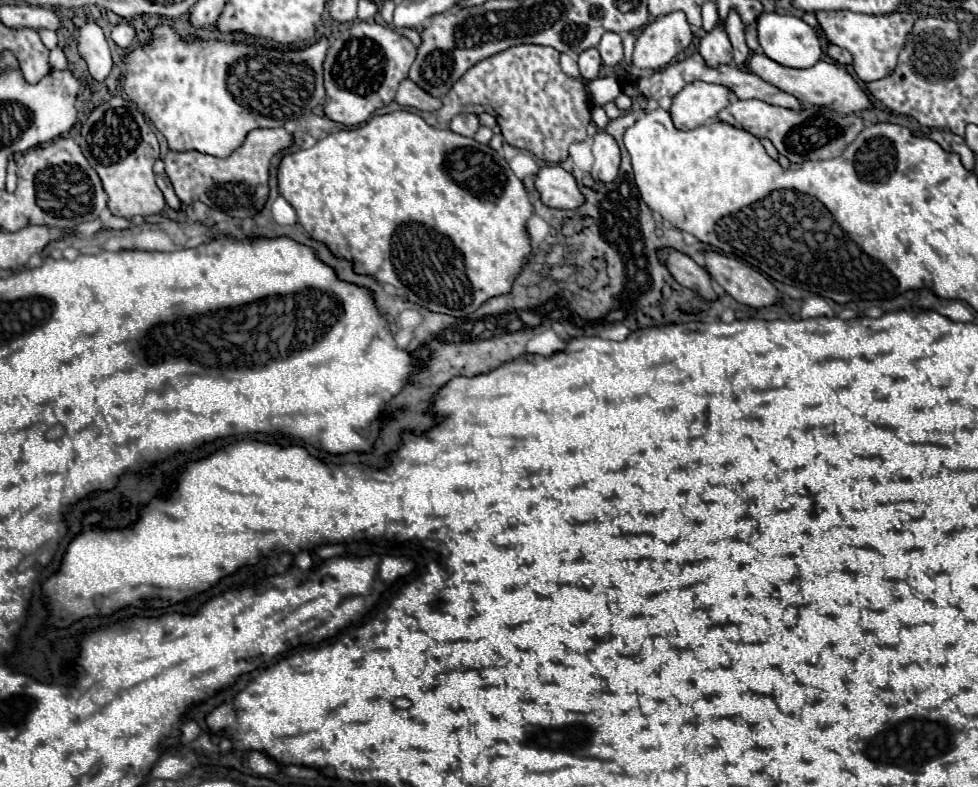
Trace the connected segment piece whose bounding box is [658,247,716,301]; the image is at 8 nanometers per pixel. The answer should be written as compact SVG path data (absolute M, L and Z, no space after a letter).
M662 247L658 251L658 259L660 259L660 263L664 263L664 267L668 267L670 275L682 287L696 291L700 297L704 297L708 301L716 299L716 291L710 285L708 271L704 267L700 267L698 263L694 263L688 255L684 255L672 247Z

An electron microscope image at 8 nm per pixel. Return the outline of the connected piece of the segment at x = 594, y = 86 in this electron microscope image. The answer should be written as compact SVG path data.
M616 75L598 77L586 83L586 91L590 95L592 109L606 105L608 101L614 101L622 93L622 81Z

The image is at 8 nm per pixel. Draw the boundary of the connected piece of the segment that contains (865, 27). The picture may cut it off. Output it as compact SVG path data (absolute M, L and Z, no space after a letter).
M816 11L816 19L822 25L826 39L838 47L844 47L852 55L852 67L860 81L876 81L886 77L898 63L898 51L904 47L908 31L912 29L914 15L910 11L892 11L888 15L858 15L852 11Z

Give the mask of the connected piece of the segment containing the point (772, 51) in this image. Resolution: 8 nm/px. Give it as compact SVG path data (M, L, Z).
M762 13L758 17L758 41L764 49L764 55L768 55L772 61L786 65L786 67L812 67L820 61L822 49L820 41L810 25L806 25L800 17L794 15L778 15L778 13Z

